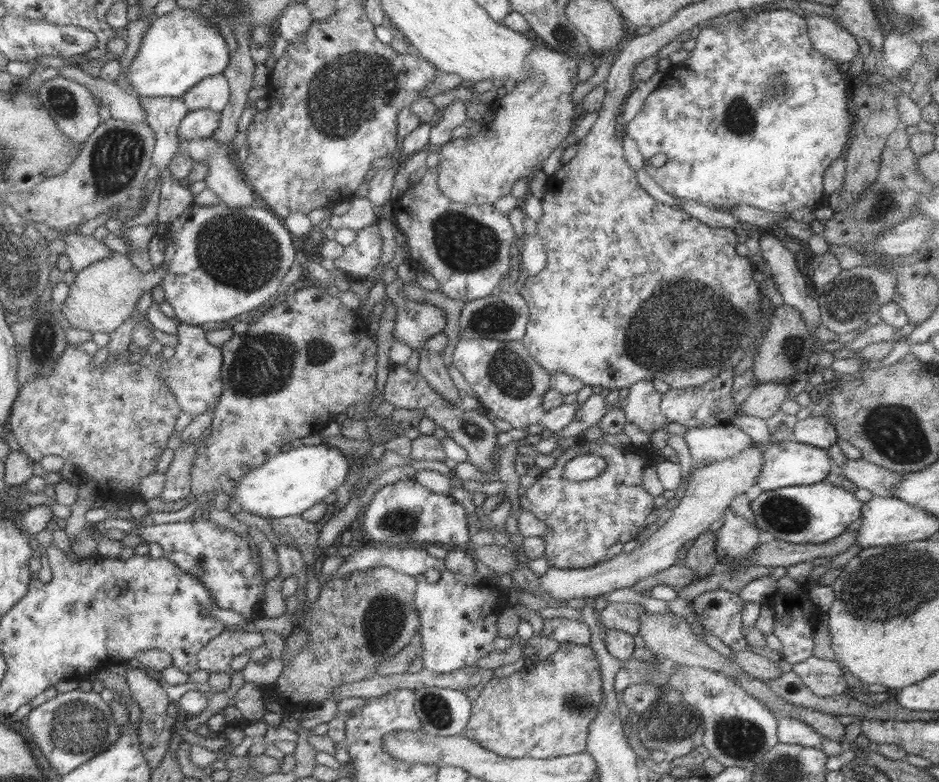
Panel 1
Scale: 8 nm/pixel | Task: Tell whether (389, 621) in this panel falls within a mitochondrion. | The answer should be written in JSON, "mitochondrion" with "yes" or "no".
{"mitochondrion":"yes"}

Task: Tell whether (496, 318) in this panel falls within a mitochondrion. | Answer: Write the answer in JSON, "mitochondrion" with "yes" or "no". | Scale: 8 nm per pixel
{"mitochondrion":"yes"}

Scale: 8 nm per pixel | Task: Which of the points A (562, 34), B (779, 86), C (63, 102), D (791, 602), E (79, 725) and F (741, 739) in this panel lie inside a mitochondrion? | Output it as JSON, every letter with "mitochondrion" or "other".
{"A":"mitochondrion","B":"mitochondrion","C":"mitochondrion","D":"other","E":"mitochondrion","F":"mitochondrion"}

